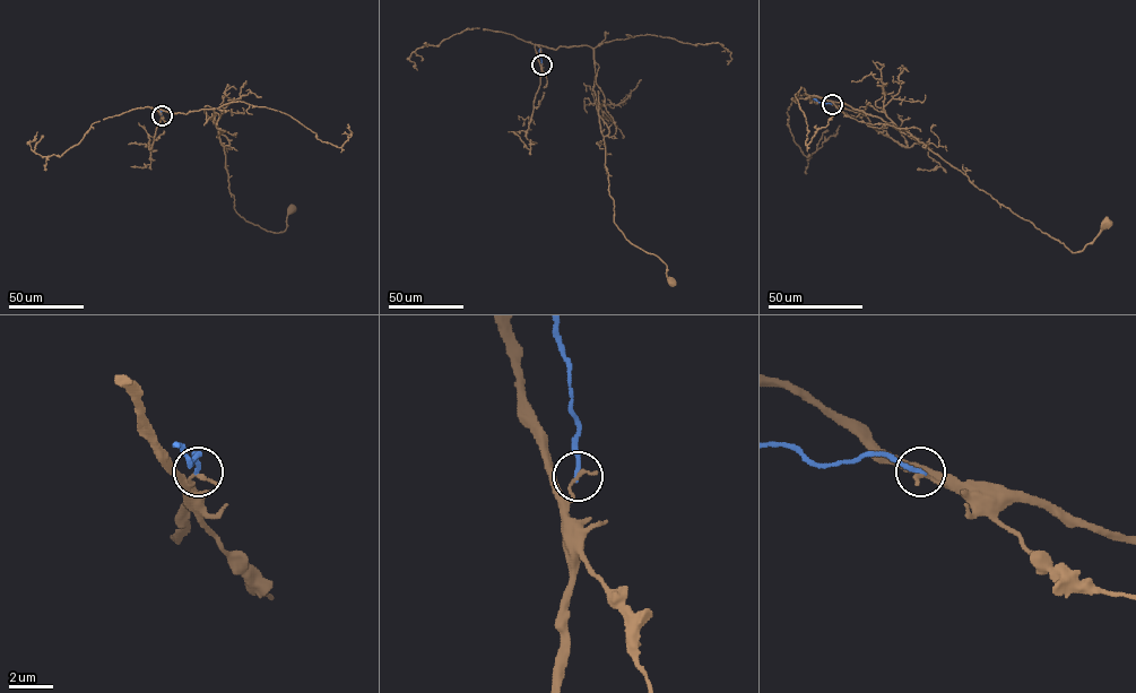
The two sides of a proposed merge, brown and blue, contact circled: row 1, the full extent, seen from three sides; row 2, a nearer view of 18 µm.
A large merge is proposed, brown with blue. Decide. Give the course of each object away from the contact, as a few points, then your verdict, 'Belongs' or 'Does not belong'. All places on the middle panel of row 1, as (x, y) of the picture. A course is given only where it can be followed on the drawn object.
Course of brown: (542, 65), (536, 44), (592, 49), (592, 89), (615, 224), (633, 244), (662, 261), (670, 280). Course of blue: (542, 65), (540, 49). Does not belong

